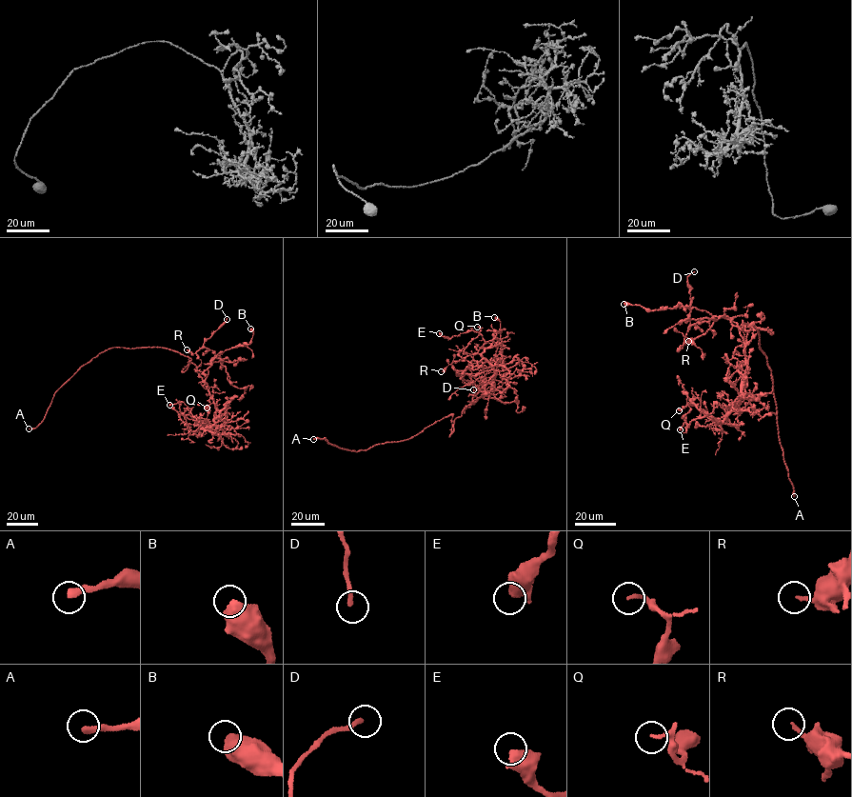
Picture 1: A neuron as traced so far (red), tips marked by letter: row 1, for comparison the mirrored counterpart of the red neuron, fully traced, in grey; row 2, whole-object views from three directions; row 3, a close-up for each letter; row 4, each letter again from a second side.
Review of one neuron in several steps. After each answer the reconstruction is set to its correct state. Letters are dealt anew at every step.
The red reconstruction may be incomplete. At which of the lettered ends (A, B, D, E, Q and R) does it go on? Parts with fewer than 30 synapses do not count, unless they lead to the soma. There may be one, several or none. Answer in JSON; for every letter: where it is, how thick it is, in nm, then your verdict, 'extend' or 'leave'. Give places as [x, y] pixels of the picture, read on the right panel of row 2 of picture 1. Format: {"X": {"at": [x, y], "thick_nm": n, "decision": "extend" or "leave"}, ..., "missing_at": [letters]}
{"A": {"at": [794, 496], "thick_nm": 320, "decision": "extend"}, "B": {"at": [624, 304], "thick_nm": 550, "decision": "leave"}, "D": {"at": [694, 271], "thick_nm": 200, "decision": "leave"}, "E": {"at": [680, 429], "thick_nm": 600, "decision": "leave"}, "Q": {"at": [679, 410], "thick_nm": 100, "decision": "leave"}, "R": {"at": [688, 341], "thick_nm": 170, "decision": "leave"}, "missing_at": ["A"]}

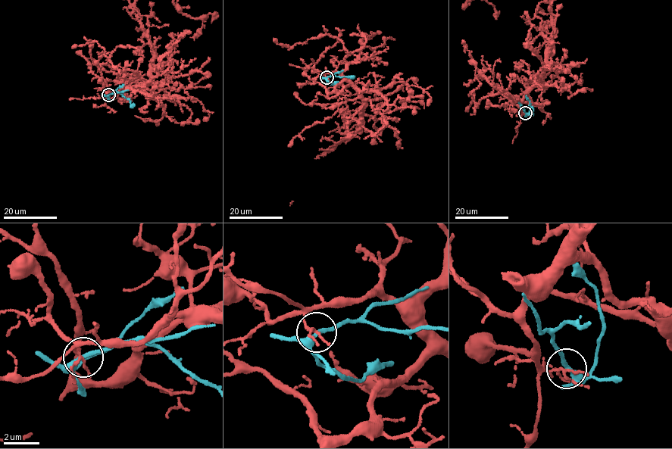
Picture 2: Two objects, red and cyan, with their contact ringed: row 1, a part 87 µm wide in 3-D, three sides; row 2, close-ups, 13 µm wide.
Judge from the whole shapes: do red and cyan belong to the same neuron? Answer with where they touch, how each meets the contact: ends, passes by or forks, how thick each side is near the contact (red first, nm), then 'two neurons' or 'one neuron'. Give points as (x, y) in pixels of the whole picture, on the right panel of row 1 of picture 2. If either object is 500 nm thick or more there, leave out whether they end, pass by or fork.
(525, 113) | red forks | cyan passes by | 120/260 nm | two neurons

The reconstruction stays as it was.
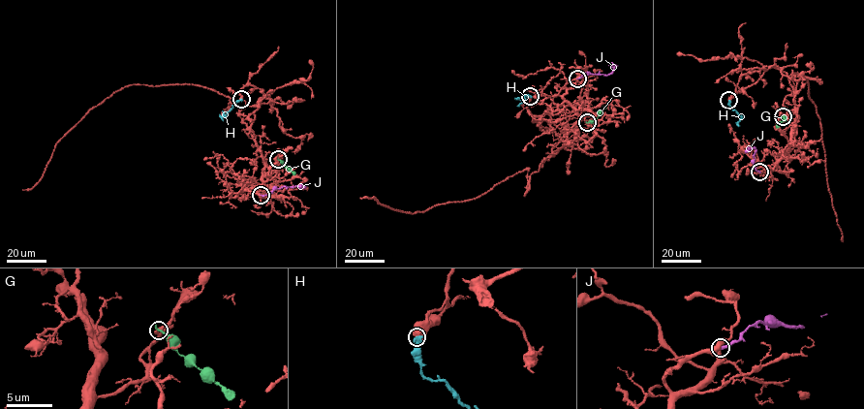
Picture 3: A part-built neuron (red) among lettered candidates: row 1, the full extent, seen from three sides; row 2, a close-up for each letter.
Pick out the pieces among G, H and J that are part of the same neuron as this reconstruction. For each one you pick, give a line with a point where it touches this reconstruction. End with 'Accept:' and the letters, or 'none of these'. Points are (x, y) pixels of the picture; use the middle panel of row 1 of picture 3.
J: (577, 78)
Accept: J

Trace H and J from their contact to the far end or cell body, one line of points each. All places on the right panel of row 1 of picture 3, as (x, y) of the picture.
H: (728, 100), (730, 110), (741, 118), (738, 126)
J: (759, 172), (754, 164), (756, 148), (747, 152)

